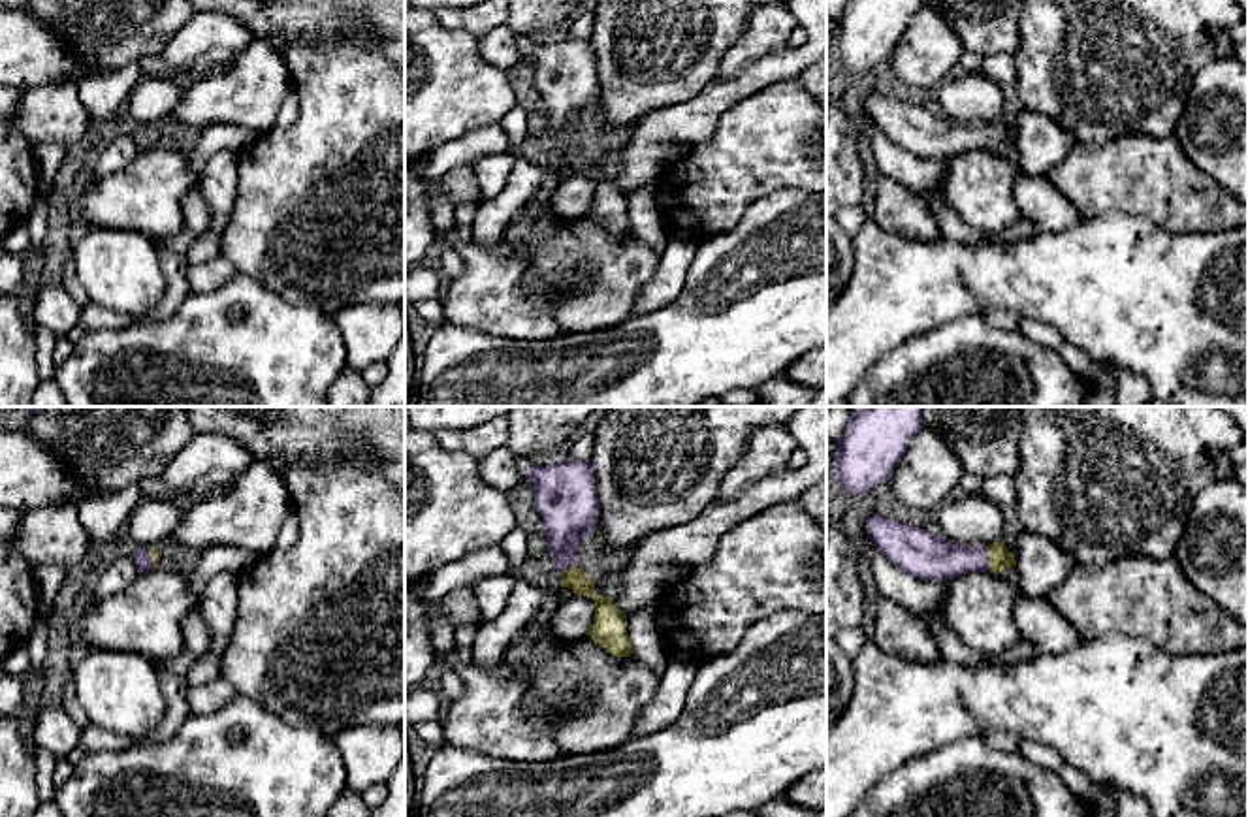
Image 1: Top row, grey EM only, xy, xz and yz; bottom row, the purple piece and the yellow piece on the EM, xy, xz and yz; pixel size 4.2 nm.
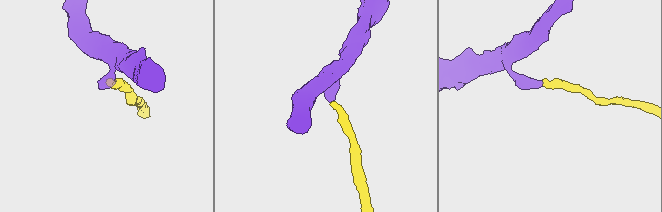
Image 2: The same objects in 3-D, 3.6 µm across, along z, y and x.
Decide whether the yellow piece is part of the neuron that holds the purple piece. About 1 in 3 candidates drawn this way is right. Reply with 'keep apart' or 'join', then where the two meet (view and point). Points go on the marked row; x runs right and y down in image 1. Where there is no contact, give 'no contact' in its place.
join; meets purple in yz at (987, 558)

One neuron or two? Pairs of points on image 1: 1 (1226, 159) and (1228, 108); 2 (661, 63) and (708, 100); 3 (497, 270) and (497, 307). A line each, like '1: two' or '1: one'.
1: one
2: two
3: one

